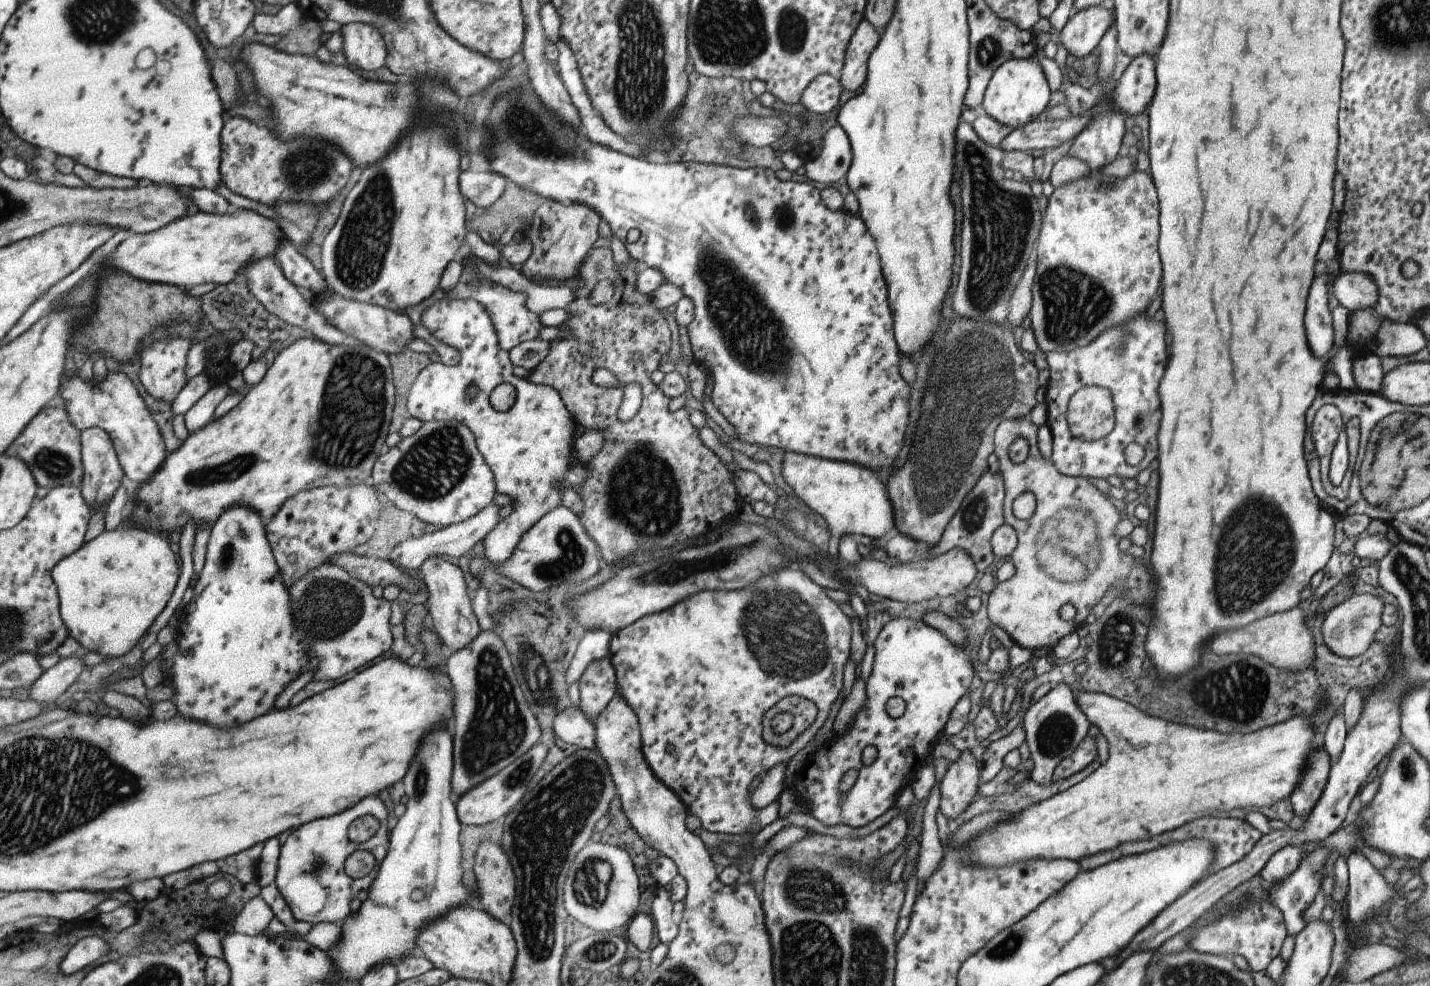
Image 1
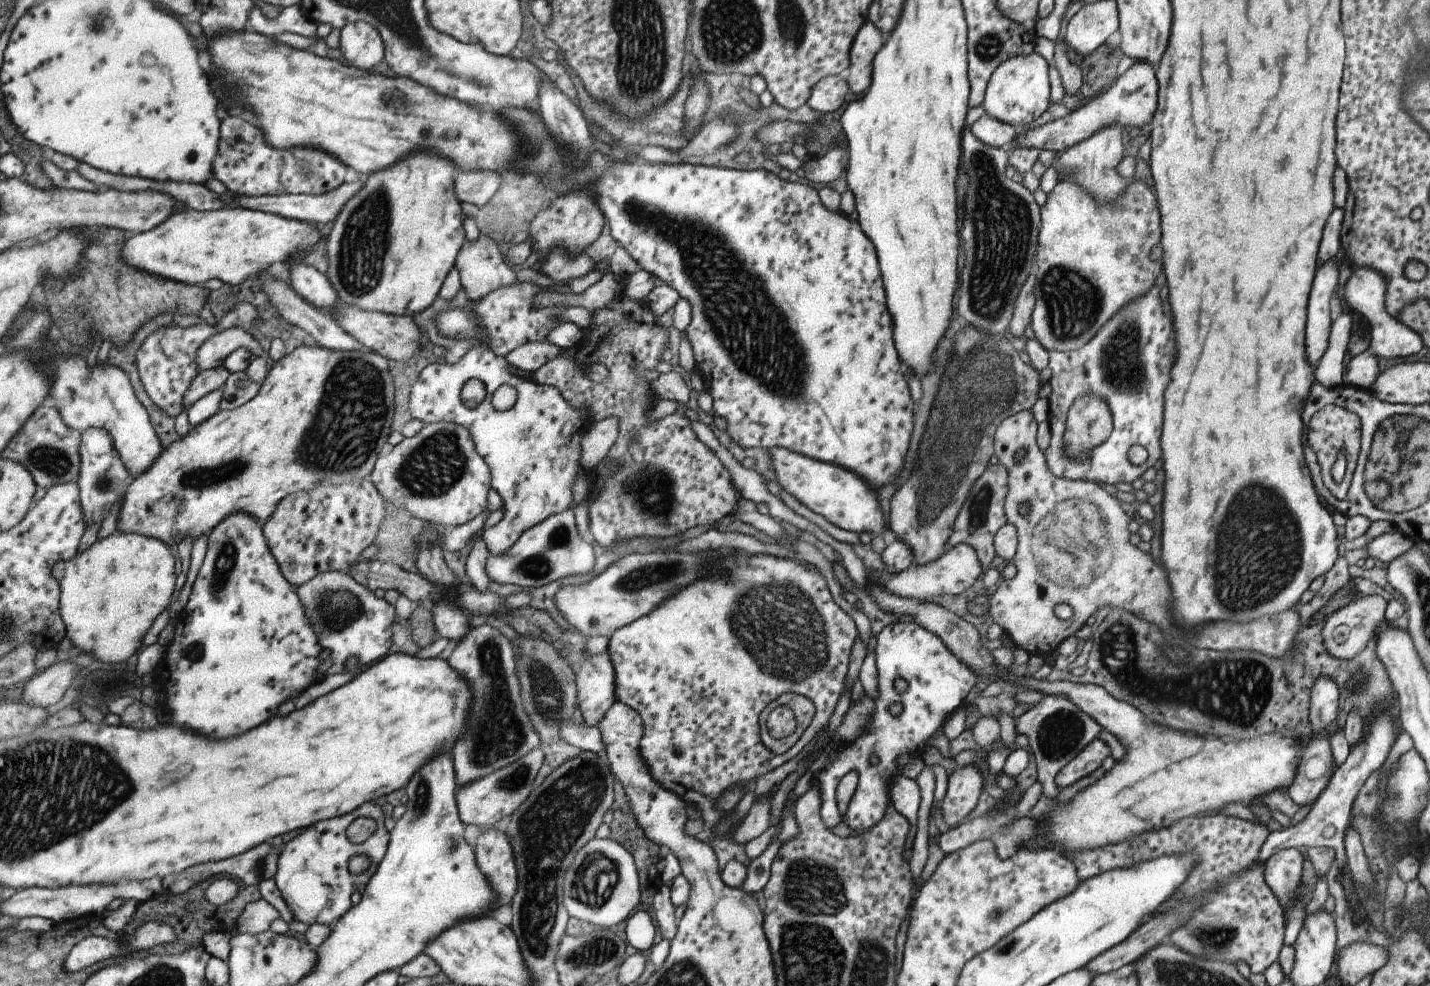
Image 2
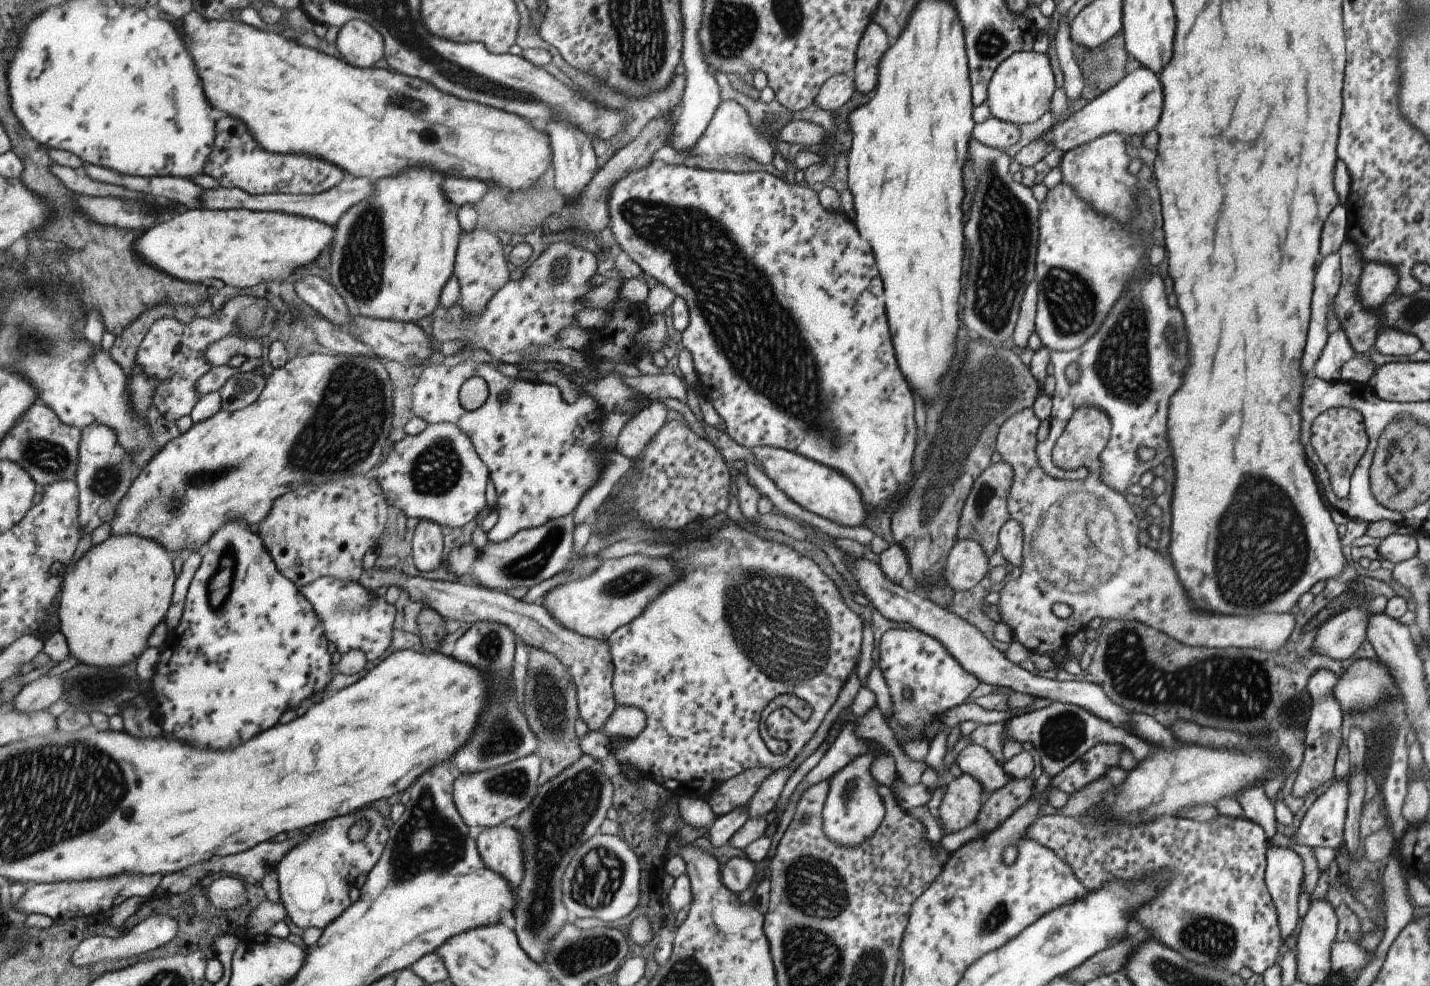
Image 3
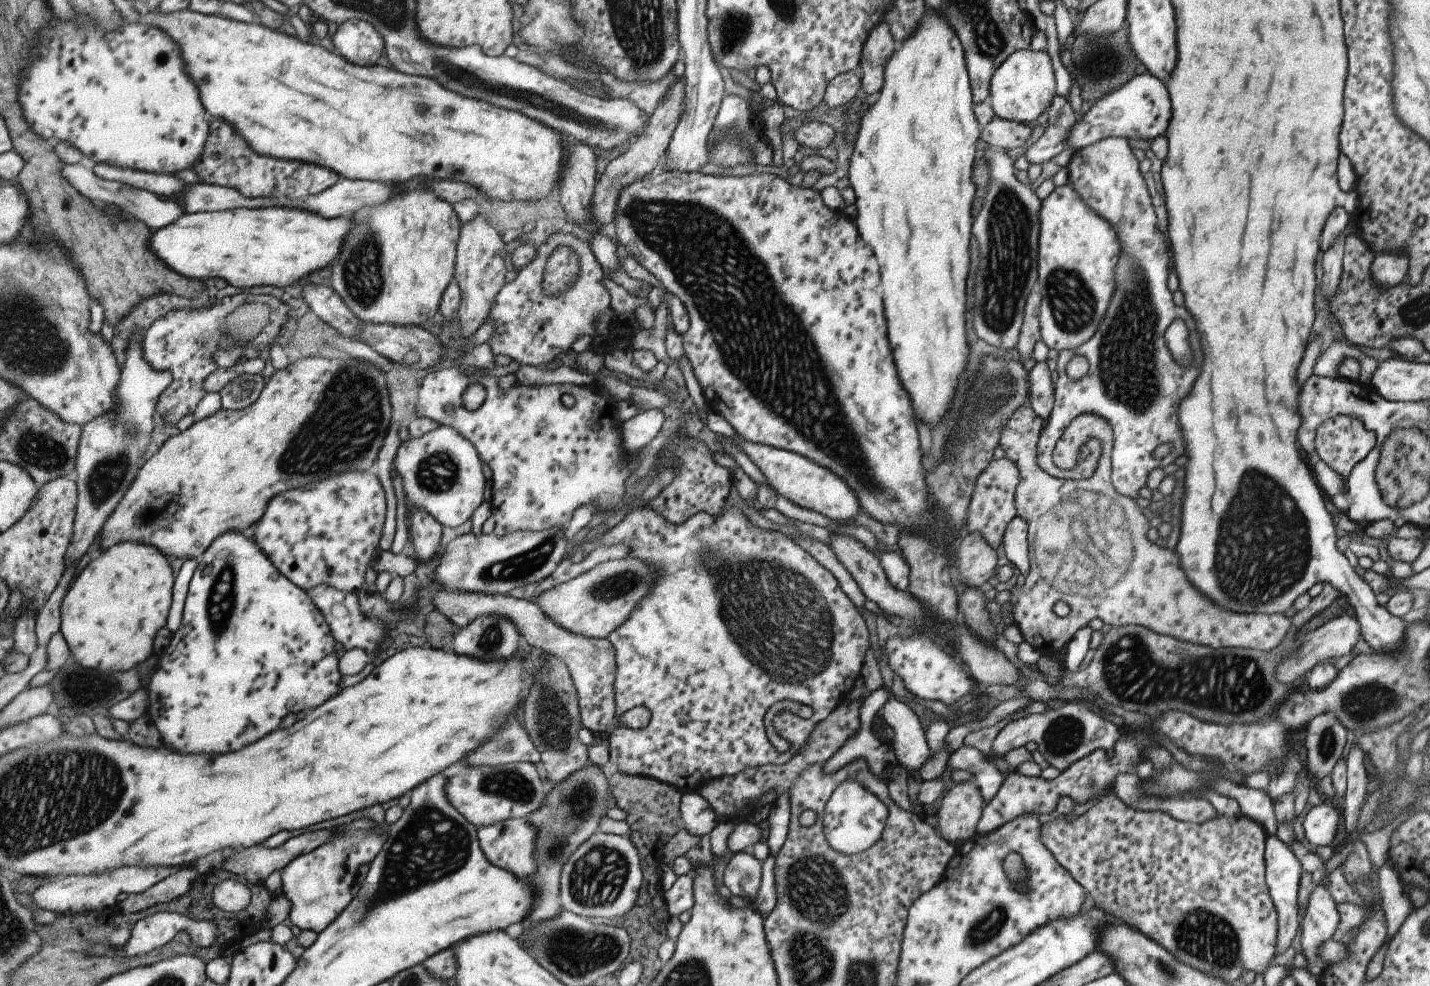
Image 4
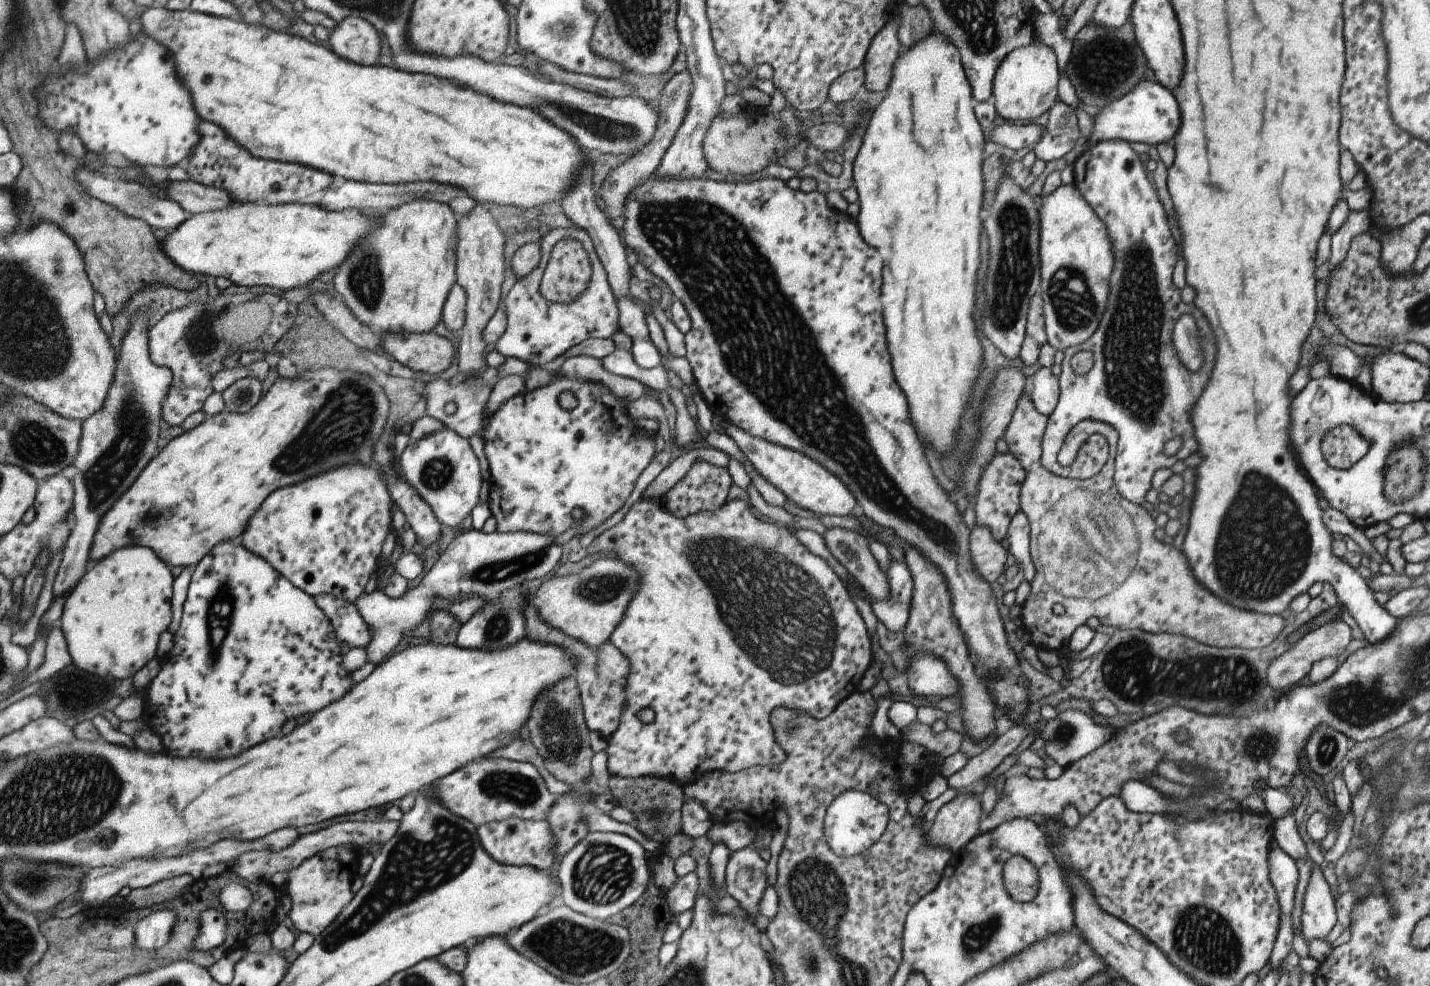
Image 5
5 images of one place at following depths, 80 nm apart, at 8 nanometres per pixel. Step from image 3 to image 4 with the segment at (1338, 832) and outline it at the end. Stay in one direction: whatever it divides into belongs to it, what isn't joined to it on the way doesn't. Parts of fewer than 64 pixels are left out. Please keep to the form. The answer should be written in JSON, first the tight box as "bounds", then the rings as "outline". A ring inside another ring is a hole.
{"bounds":[1303,799,1339,846],"outline":[[[1339,799],[1321,802],[1310,808],[1303,820],[1304,840],[1313,846],[1330,846],[1337,831]]]}

